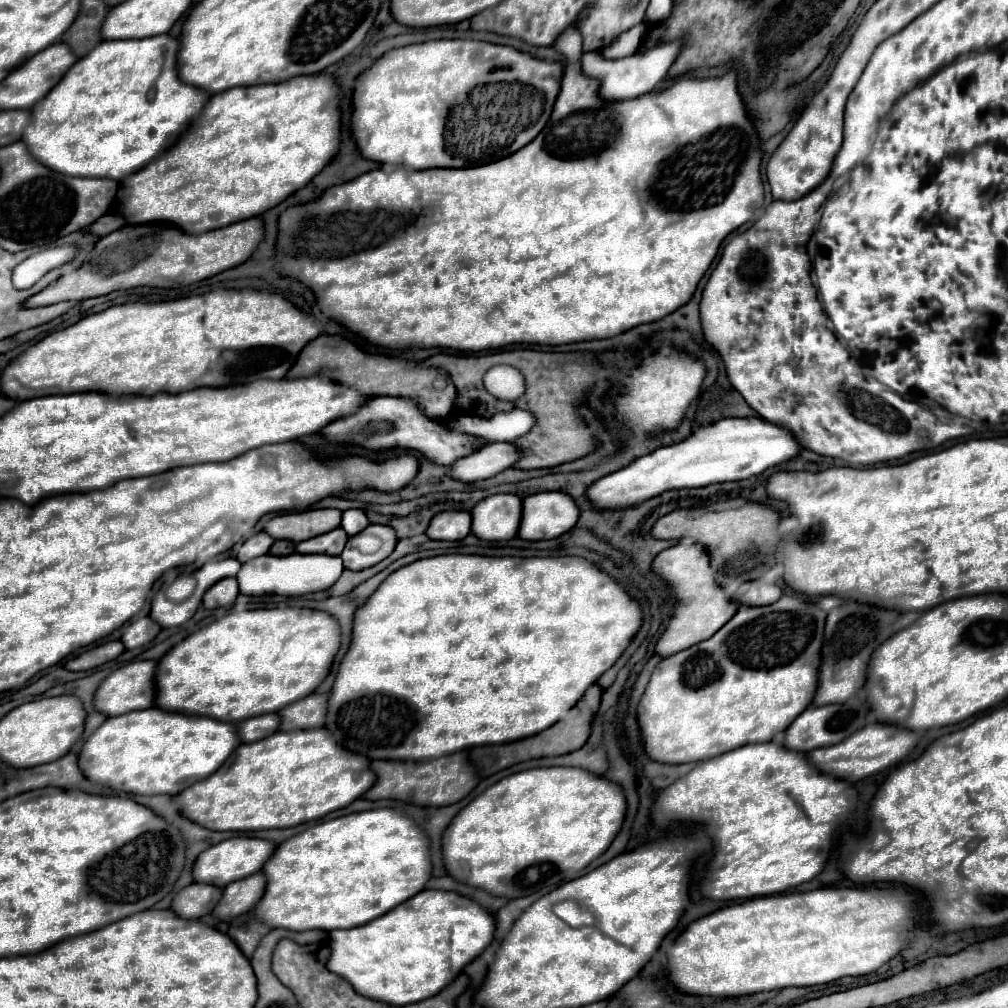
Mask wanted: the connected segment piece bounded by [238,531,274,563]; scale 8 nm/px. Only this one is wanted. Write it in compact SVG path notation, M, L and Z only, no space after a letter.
M264 531L252 535L252 537L246 539L244 545L240 547L240 551L238 551L238 561L240 561L240 563L246 563L246 561L250 561L250 559L254 559L254 557L266 555L268 549L272 547L272 543L274 543L274 539L272 539L270 535L266 535Z

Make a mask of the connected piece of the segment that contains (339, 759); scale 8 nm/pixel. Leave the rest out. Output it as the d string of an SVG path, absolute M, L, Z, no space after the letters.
M324 727L310 731L278 731L262 741L240 745L214 775L174 795L174 803L178 803L182 815L212 831L286 829L322 819L336 809L348 807L374 785L374 775L370 759L338 747L336 739L330 737L330 731Z

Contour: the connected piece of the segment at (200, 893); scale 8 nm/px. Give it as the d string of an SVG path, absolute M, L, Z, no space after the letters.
M192 883L184 887L172 901L172 911L186 919L196 919L208 915L222 899L220 887L210 887L206 883Z

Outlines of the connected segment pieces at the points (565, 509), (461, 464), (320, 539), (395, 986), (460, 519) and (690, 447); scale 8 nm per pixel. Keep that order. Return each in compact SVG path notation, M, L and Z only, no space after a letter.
M544 491L528 495L522 501L522 527L518 529L518 537L528 541L560 537L576 525L578 515L576 501L566 493Z
M488 443L476 453L458 459L452 465L452 477L466 483L488 479L502 473L504 469L514 467L520 457L522 449L512 443Z
M340 527L330 531L330 533L324 533L324 535L318 535L314 539L308 539L308 541L302 541L296 545L298 553L308 553L308 549L312 549L312 553L326 553L326 555L340 555L344 545L348 541L348 535L346 531L342 531Z
M426 889L414 895L414 899L408 899L408 903L398 905L394 911L390 911L390 915L382 915L362 927L332 931L332 955L328 959L328 969L348 979L360 995L392 1005L410 1005L436 995L442 991L442 987L448 987L464 971L464 967L480 957L482 951L492 943L494 931L494 915L474 899L468 899L456 891Z
M440 511L432 517L426 535L438 541L460 541L470 533L468 511Z
M758 417L748 419L720 419L710 425L700 425L690 437L680 443L660 447L628 467L610 473L594 481L584 499L592 503L596 511L618 511L640 505L670 489L706 487L710 483L740 481L752 475L760 475L766 469L796 457L800 451L798 441L782 427Z

